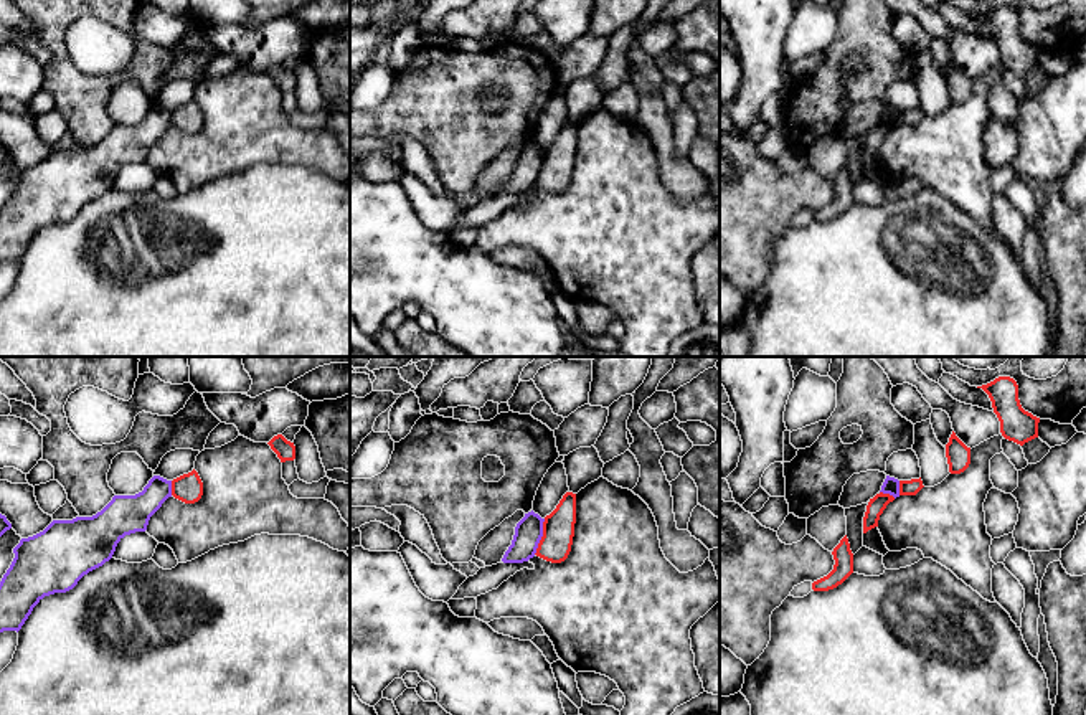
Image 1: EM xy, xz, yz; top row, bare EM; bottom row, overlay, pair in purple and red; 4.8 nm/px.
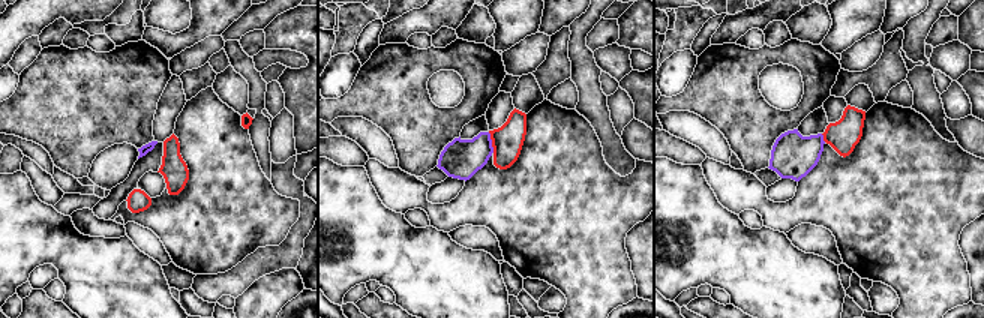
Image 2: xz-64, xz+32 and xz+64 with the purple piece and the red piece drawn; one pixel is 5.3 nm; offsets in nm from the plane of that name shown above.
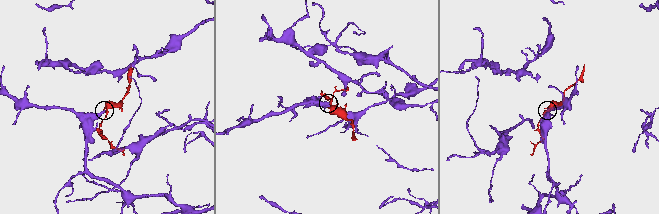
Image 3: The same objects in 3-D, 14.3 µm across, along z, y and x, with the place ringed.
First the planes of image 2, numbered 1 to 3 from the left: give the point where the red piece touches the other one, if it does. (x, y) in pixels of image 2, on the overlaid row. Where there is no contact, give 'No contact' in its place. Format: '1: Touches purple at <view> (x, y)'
1: No contact
2: Touches purple at xz+32 (491, 143)
3: Touches purple at xz+64 (822, 138)

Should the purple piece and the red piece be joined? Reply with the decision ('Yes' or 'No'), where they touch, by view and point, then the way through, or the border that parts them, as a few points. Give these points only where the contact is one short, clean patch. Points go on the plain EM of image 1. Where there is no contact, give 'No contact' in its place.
No. Touches purple at xz (542, 165). Boundary: xz (545, 149), (542, 169), (533, 184)

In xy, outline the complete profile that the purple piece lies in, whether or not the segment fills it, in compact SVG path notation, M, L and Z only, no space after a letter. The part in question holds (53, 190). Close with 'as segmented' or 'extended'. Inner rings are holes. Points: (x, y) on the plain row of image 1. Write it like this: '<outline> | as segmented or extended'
M153 106L142 122L114 125L92 147L53 150L43 162L21 168L13 178L15 188L0 211L0 263L18 263L45 226L73 220L84 205L109 192L125 165L147 160L150 147L168 127L172 127L172 111Z | as segmented

